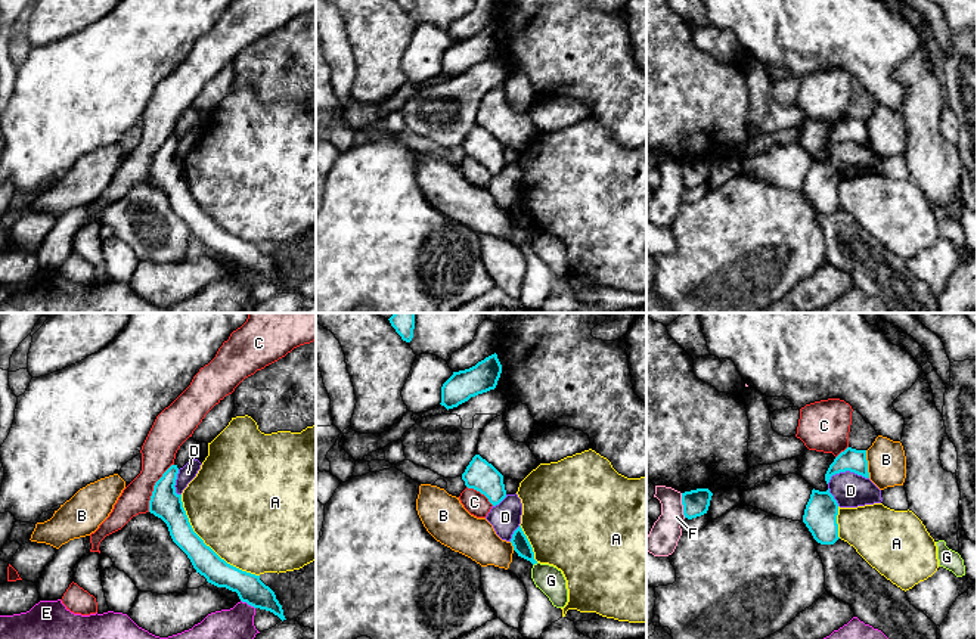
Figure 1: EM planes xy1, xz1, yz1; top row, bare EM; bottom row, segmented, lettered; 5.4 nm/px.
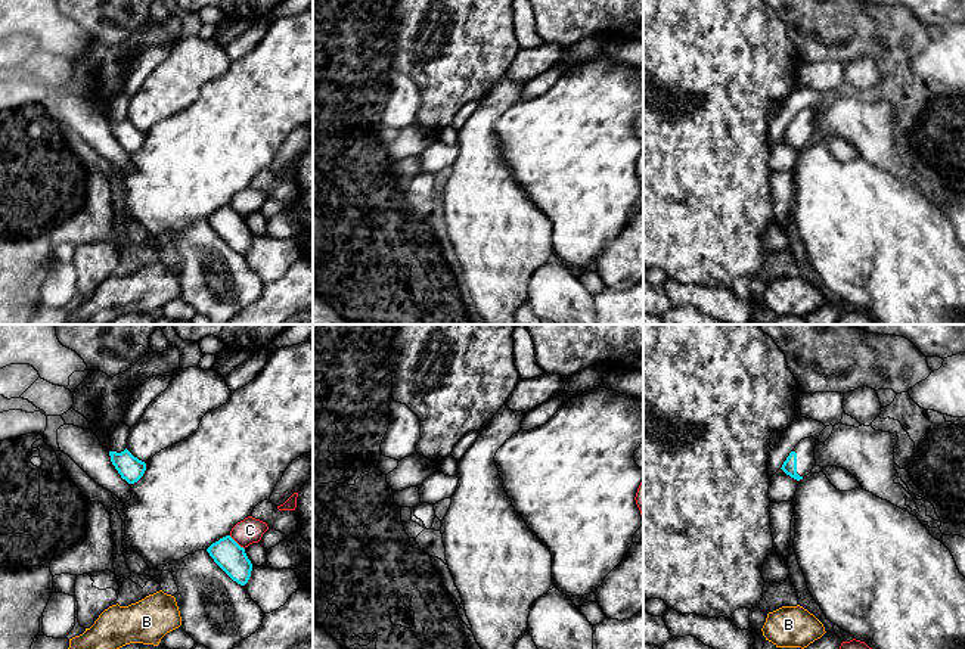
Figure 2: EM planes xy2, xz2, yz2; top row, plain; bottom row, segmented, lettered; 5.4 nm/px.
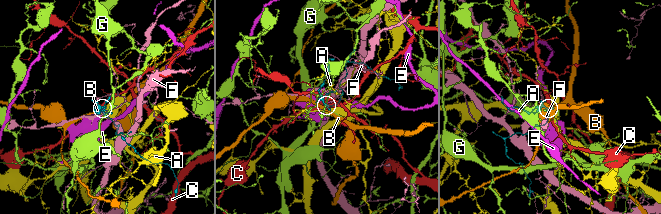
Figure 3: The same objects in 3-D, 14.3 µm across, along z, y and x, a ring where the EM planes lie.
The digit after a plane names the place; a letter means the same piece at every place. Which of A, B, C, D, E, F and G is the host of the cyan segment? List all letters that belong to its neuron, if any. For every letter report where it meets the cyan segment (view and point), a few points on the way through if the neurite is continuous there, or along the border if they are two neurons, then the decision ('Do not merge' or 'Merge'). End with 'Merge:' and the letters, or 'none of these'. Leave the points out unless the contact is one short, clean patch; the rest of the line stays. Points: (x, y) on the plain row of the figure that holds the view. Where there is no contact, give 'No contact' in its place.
A: Touches cyan at xy1 (208, 216). Do not merge
B: Touches cyan at yz1 (867, 133). Boundary: yz1 (865, 120), (870, 146). Do not merge
C: Touches cyan at xy1 (154, 157). Do not merge
D: Touches cyan at yz1 (846, 139). Boundary: yz1 (868, 148), (849, 140), (840, 140), (827, 152). Do not merge
E: Touches cyan at xy1 (248, 273). Boundary: xy1 (241, 269), (254, 278). Do not merge
F: Touches cyan at yz1 (684, 174). Do not merge
G: Touches cyan at xz1 (534, 232). Boundary: xz1 (537, 232), (533, 235). Do not merge
Merge: none of these

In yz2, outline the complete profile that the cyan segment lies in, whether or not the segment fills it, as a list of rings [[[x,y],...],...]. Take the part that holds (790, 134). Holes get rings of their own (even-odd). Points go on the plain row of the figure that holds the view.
[[[813,106],[801,109],[789,122],[781,139],[797,150],[807,146],[816,136],[814,115],[816,108]]]

